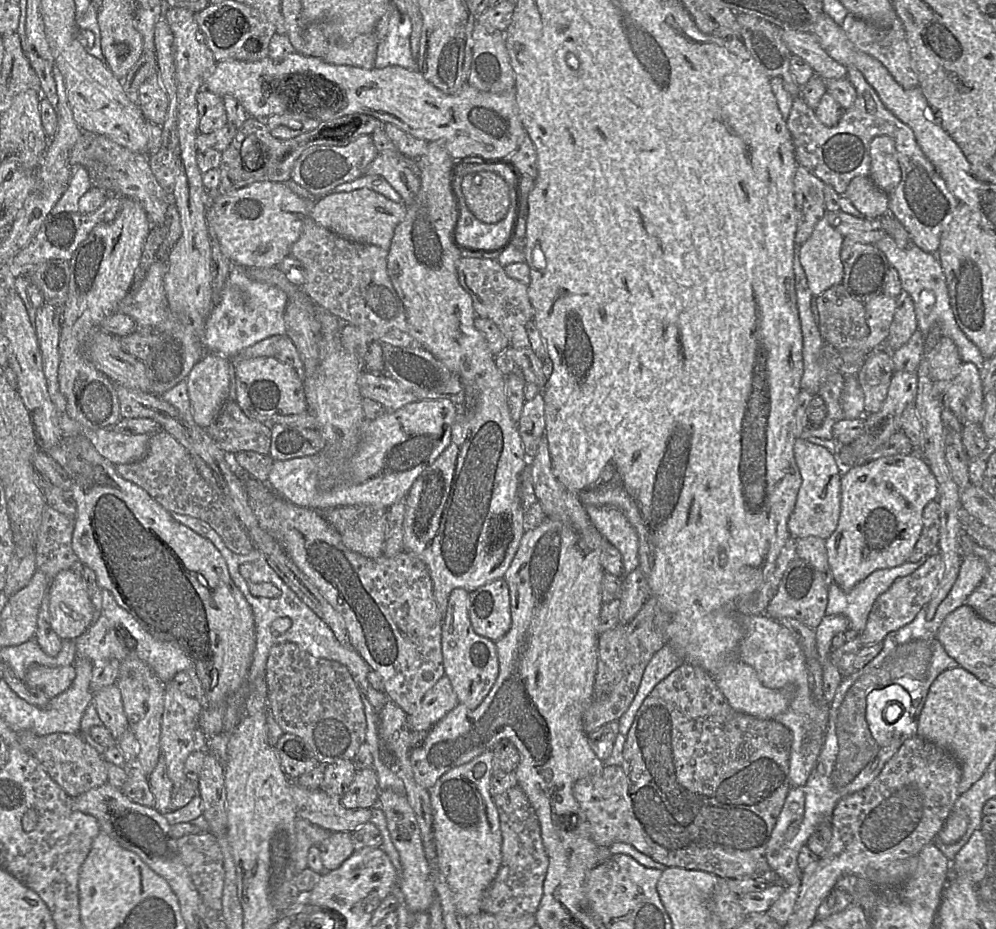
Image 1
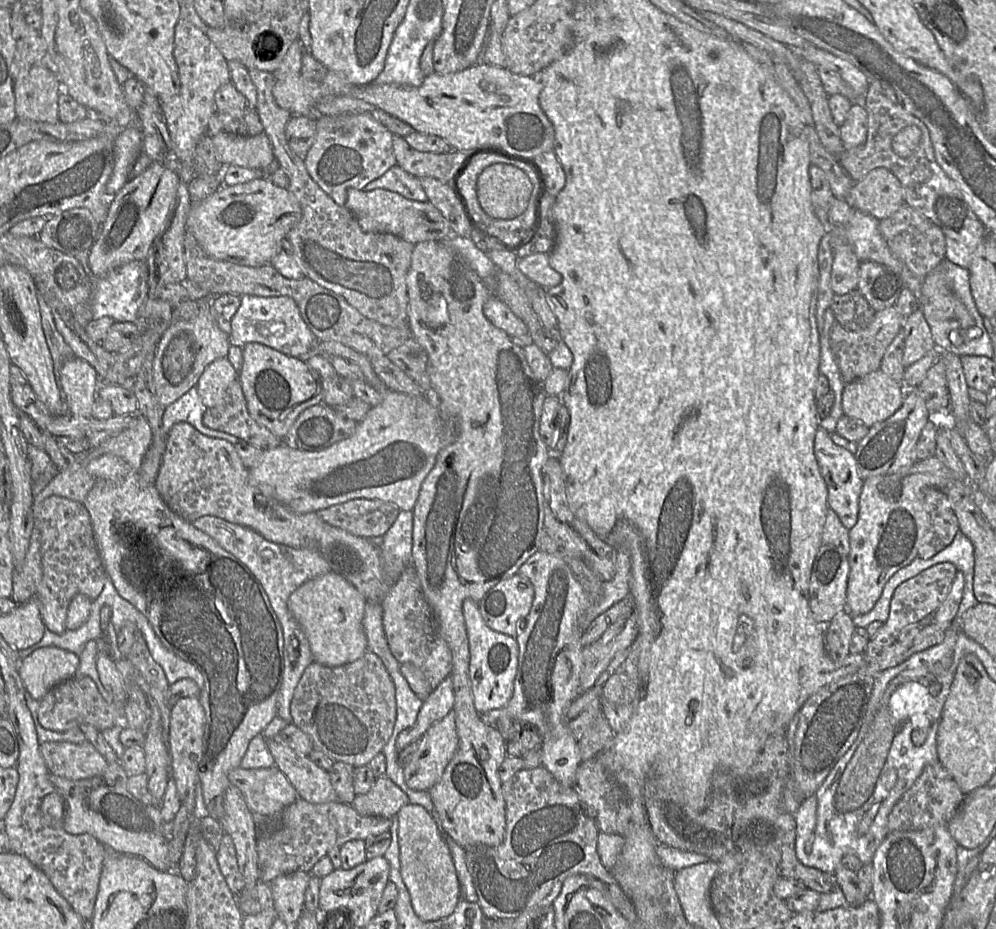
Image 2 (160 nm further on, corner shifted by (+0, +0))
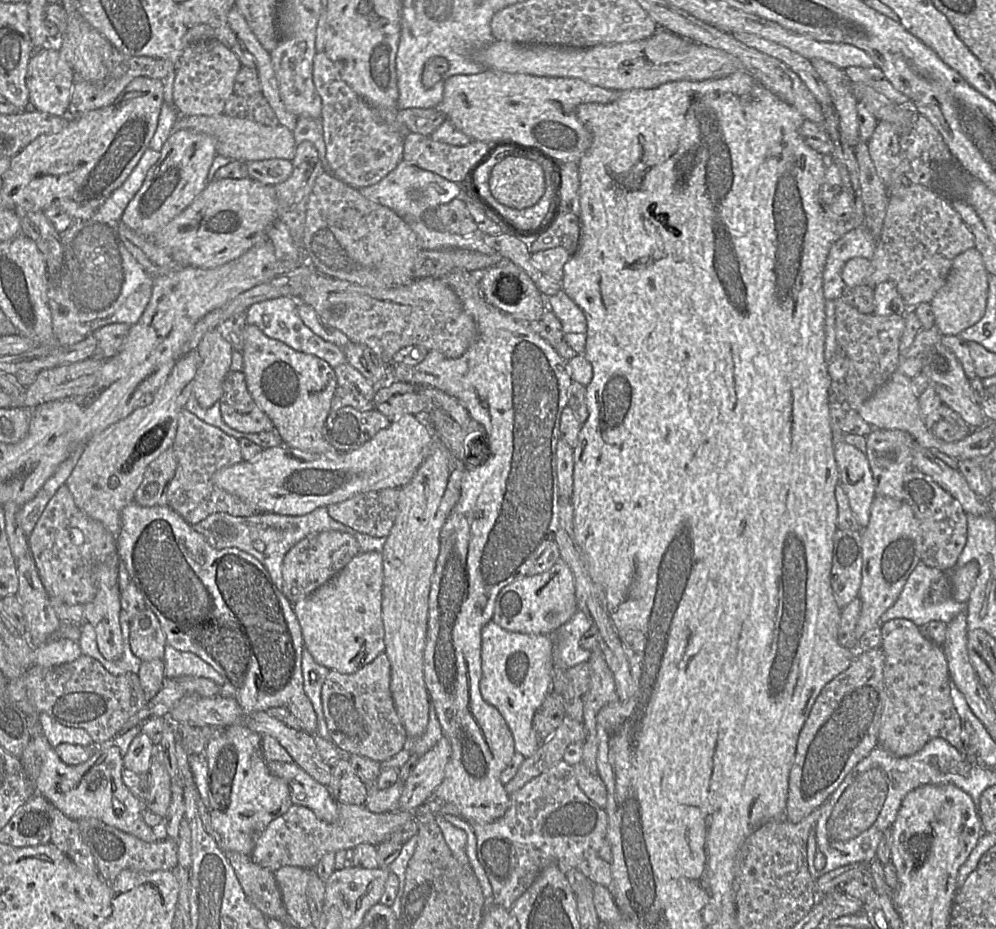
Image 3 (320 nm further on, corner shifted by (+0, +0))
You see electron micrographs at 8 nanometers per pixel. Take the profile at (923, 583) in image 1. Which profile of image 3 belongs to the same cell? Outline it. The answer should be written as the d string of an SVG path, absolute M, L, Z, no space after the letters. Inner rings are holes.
M881 648L855 652L852 663L830 680L816 698L798 737L789 774L786 819L797 823L827 801L849 772L878 745L879 722L883 707L884 653Z

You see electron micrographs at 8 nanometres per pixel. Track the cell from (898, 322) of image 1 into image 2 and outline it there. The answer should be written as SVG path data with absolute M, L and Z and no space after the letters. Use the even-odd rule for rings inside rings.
M919 309L904 318L902 332L904 334L902 357L904 368L936 349L930 326L922 310Z

